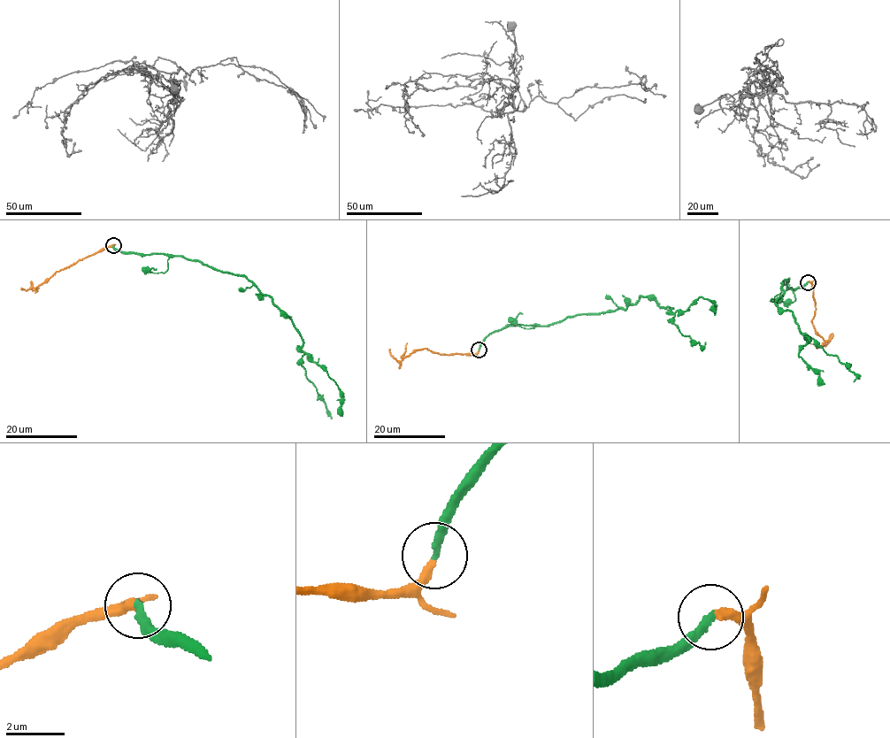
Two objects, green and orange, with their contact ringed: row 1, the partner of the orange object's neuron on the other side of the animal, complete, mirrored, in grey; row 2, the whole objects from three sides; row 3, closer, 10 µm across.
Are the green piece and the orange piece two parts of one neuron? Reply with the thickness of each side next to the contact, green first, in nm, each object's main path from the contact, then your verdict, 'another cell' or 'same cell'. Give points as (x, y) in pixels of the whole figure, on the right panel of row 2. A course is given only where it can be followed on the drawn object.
280/300 nm | green via (807, 282), (796, 289), (787, 288), (788, 277), (783, 280), (785, 294), (775, 303), (854, 372), (853, 381) | orange via (808, 282), (811, 283), (815, 303), (812, 323), (818, 334), (828, 342), (825, 345), (816, 348) | same cell

